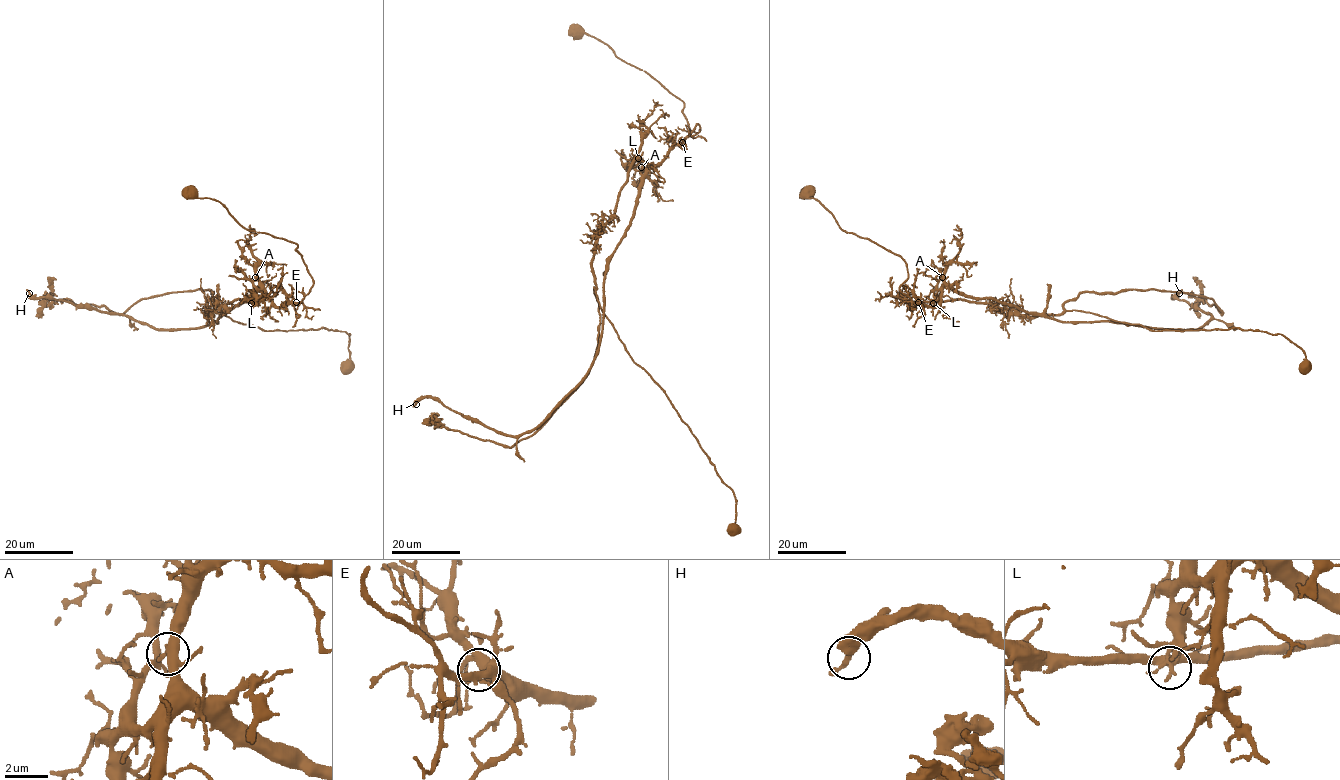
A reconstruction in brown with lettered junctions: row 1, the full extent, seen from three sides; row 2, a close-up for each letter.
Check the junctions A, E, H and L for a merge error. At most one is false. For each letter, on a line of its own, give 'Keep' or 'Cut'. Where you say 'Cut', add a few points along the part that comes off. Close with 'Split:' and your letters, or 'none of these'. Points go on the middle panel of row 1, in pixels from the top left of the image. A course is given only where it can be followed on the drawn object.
A: Keep
E: Keep
H: Keep
L: Cut. Course of the part to remove: (638, 158), (616, 212), (598, 230), (592, 263), (598, 301), (628, 355), (664, 391), (731, 489), (731, 530)
Split: L

